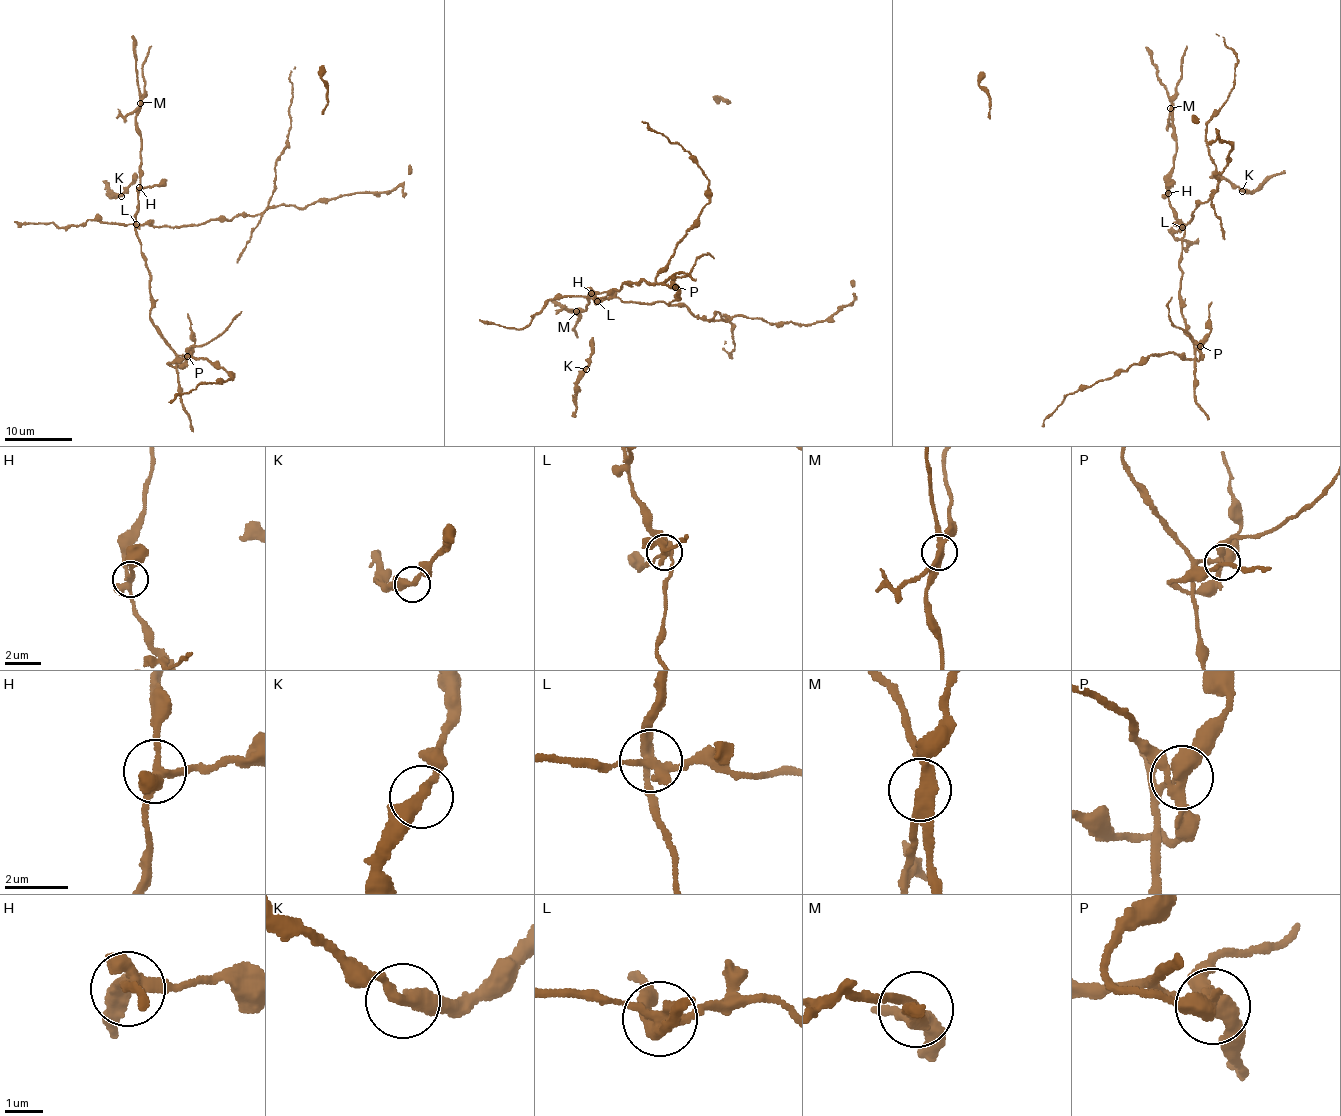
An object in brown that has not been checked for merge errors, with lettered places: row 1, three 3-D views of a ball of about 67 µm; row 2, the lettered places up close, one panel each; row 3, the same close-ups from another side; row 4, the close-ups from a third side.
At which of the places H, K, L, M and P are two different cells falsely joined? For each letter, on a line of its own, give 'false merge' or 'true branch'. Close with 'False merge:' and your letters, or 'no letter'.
H: true branch
K: true branch
L: false merge
M: false merge
P: false merge
False merge: L, M, P

